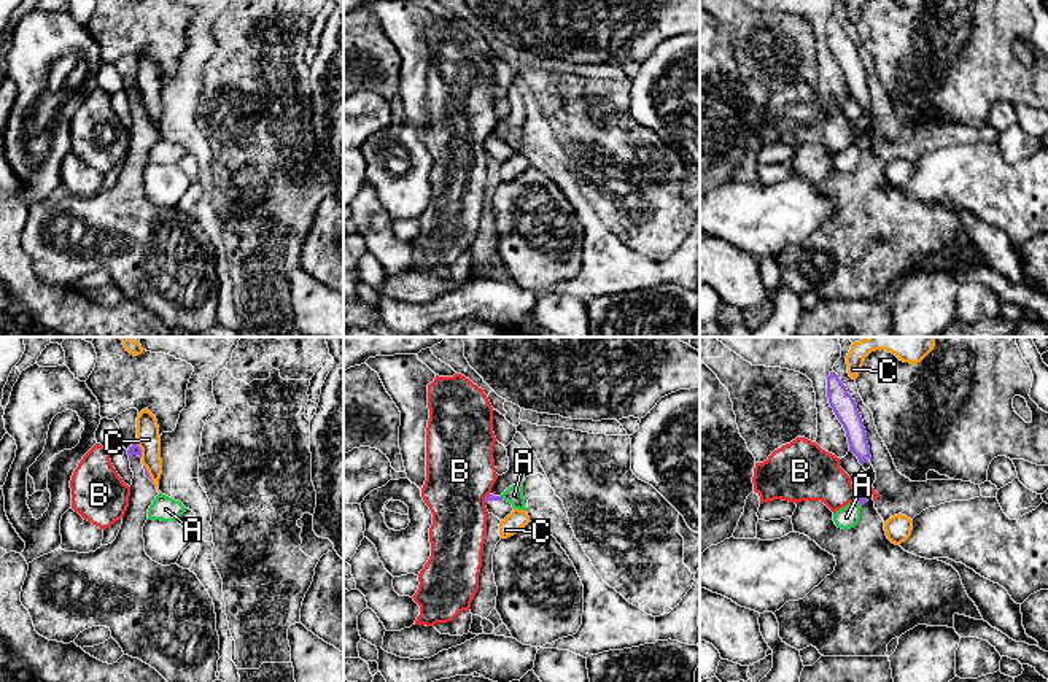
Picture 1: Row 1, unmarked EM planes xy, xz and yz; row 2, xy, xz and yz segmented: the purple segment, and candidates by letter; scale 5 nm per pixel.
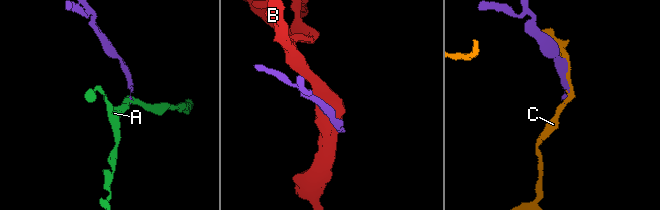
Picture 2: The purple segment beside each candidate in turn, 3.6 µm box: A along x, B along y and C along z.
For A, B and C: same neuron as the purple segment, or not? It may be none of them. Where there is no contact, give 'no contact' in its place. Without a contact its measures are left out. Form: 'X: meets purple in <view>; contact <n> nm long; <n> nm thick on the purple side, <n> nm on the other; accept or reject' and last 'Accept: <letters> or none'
A: meets purple in yz; contact 40 nm long; 30 nm thick on the purple side, 110 nm on the other; reject
B: meets purple in yz; contact 60 nm long; 30 nm thick on the purple side, 260 nm on the other; reject
C: meets purple in xy; contact 80 nm long; 50 nm thick on the purple side, 120 nm on the other; reject
Accept: none

